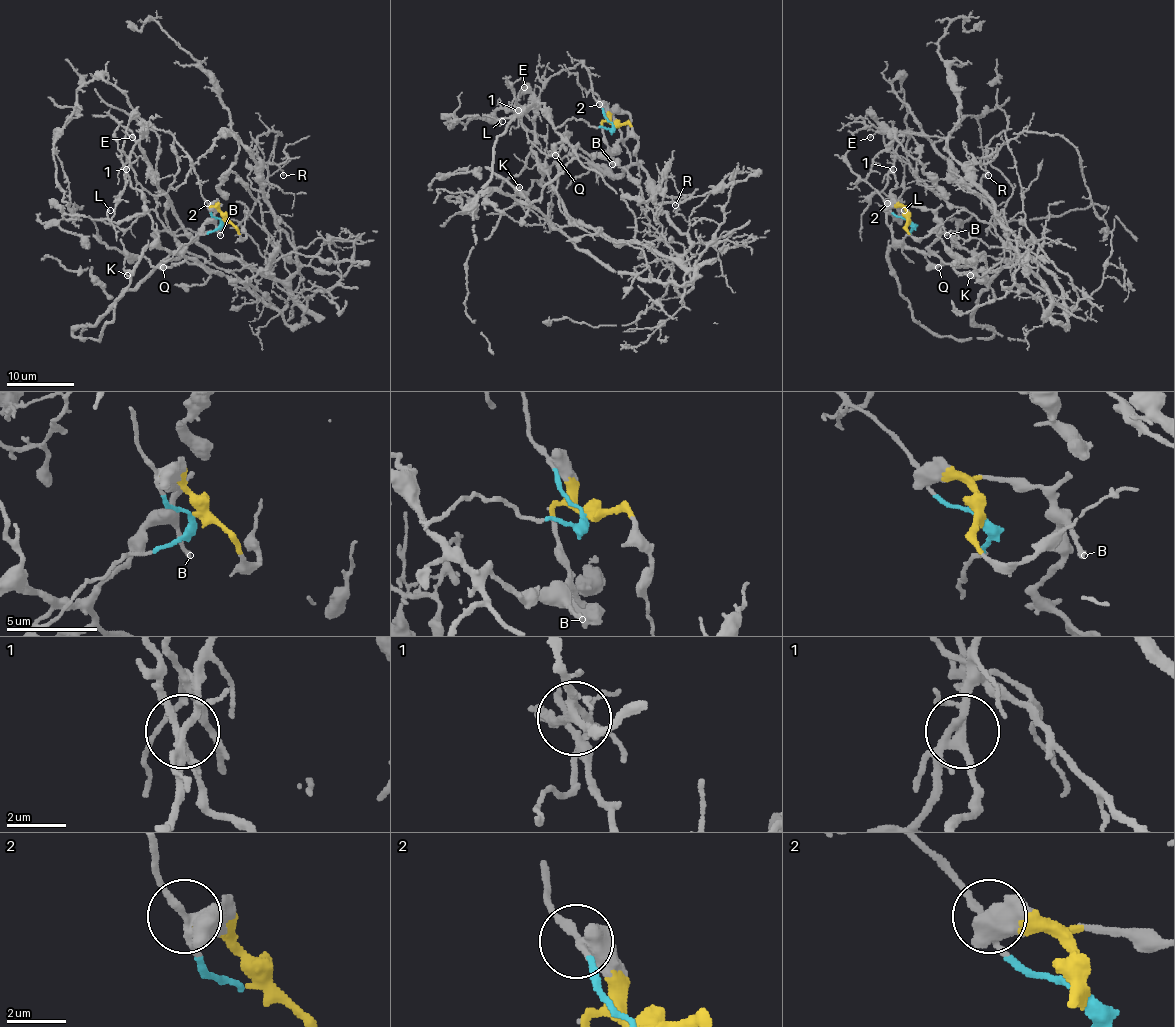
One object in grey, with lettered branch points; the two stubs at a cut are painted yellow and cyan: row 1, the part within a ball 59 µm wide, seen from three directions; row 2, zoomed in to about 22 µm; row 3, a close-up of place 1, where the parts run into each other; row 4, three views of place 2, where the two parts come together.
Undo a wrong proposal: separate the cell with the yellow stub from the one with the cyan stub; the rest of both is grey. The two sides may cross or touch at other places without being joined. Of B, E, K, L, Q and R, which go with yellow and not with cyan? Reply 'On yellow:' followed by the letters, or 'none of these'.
On yellow: B, E, K, L, Q

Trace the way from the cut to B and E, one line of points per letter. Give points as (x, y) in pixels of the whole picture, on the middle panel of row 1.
B: (615, 125), (604, 122), (603, 141), (608, 147), (606, 157), (613, 164)
E: (615, 125), (603, 124), (608, 147), (589, 156), (559, 134), (543, 103), (523, 113), (513, 110), (525, 86)

